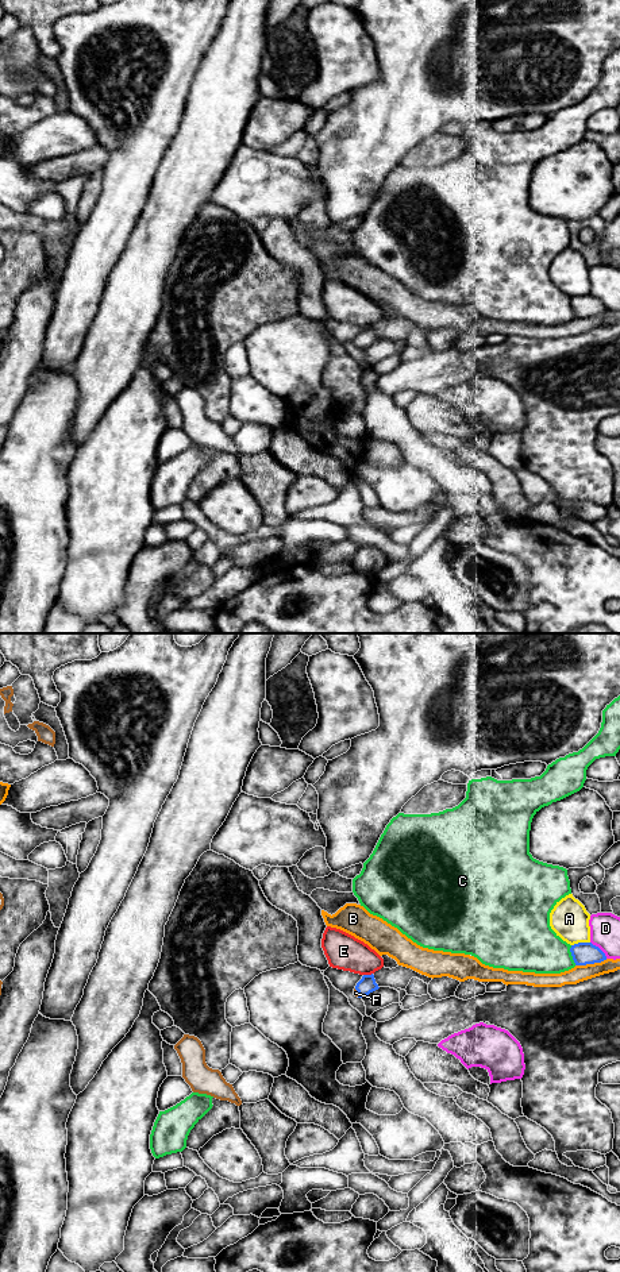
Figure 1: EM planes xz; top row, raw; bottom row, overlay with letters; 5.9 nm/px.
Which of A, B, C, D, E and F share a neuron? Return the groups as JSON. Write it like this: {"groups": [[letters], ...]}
{"groups": [["A"], ["B"], ["C"], ["D"], ["E"], ["F"]]}

